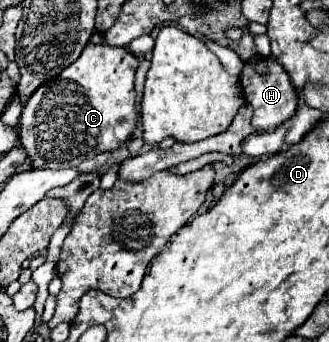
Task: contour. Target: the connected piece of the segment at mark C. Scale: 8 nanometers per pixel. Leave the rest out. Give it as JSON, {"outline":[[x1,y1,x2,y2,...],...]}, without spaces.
{"outline":[[92,44,84,46,80,58,66,66,58,78,34,90,32,98,22,108,20,114,20,144,24,146,32,168,46,168,46,170,62,170,74,168,80,162,106,152,116,150,126,144,138,122,138,98,134,90,134,74,138,68,138,58,122,46,108,46,108,44]]}

